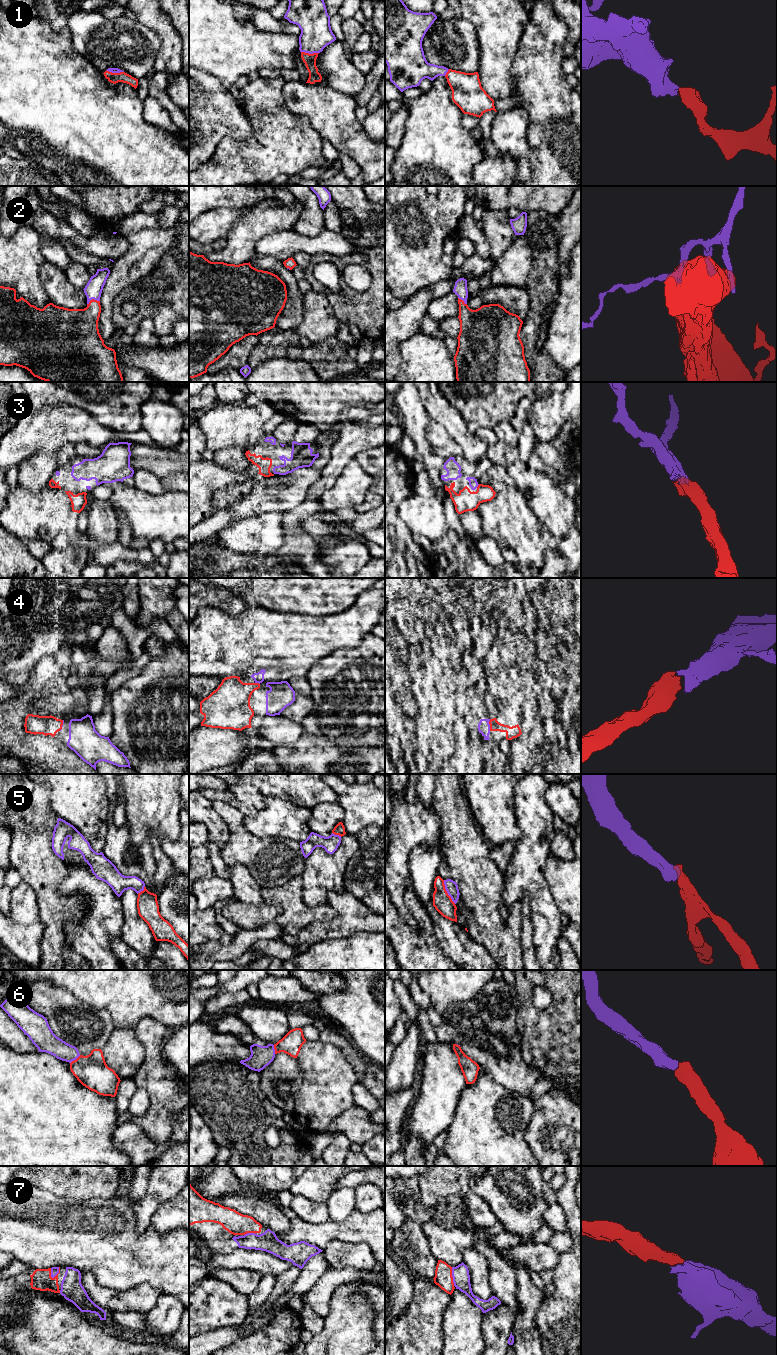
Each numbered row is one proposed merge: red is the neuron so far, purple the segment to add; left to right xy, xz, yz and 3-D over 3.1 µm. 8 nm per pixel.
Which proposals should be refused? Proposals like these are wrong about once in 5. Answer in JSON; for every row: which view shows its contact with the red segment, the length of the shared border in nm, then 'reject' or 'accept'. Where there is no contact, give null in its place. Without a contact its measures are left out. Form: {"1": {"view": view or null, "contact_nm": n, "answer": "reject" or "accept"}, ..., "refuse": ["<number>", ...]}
{"1": {"view": "xz", "contact_nm": 140, "answer": "accept"}, "2": {"view": "xy", "contact_nm": 110, "answer": "accept"}, "3": {"view": "yz", "contact_nm": 40, "answer": "accept"}, "4": {"view": "yz", "contact_nm": 100, "answer": "accept"}, "5": {"view": "yz", "contact_nm": 220, "answer": "accept"}, "6": {"view": "xy", "contact_nm": 110, "answer": "accept"}, "7": {"view": "xy", "contact_nm": 110, "answer": "accept"}, "refuse": []}

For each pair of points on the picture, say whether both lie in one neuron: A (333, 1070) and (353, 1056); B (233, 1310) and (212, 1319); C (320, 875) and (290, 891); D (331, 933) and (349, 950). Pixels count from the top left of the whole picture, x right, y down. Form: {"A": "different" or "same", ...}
{"A": "different", "B": "same", "C": "different", "D": "different"}

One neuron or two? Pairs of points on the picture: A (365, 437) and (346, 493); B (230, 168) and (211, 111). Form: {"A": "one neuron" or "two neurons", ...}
{"A": "two neurons", "B": "two neurons"}

